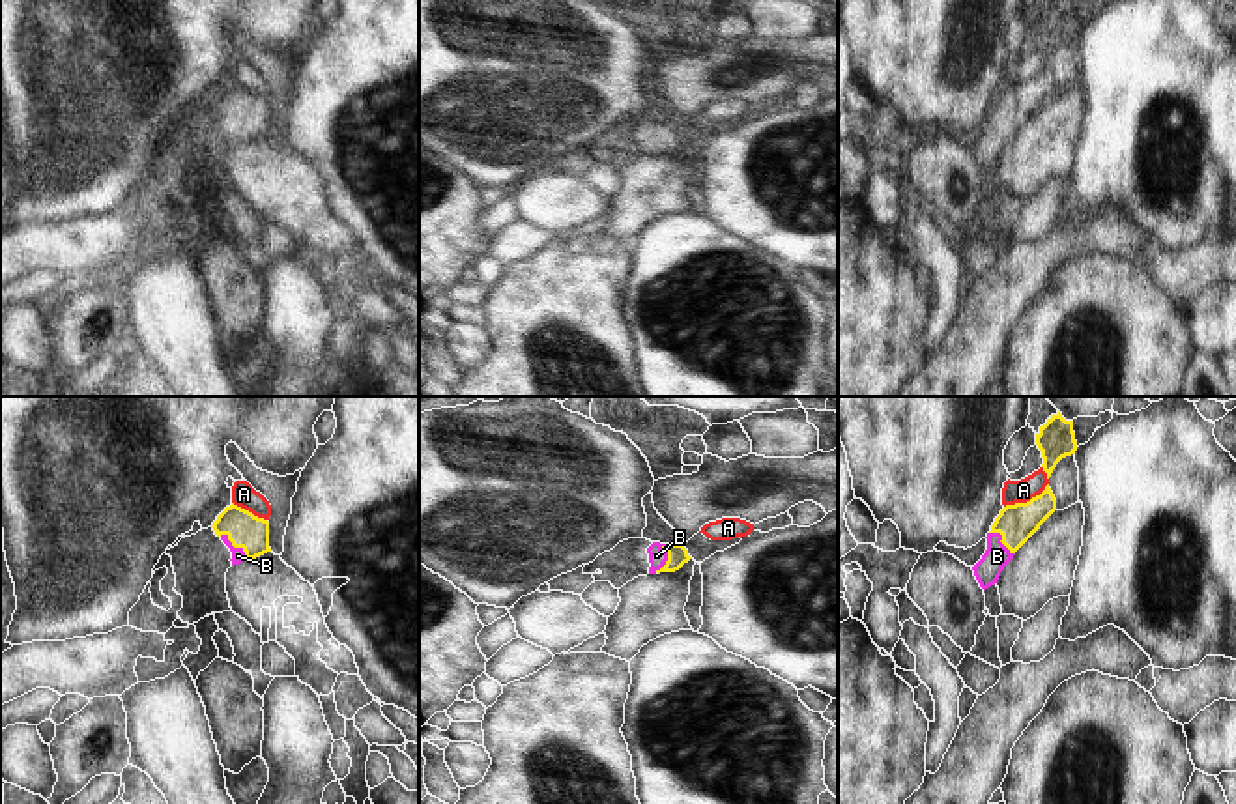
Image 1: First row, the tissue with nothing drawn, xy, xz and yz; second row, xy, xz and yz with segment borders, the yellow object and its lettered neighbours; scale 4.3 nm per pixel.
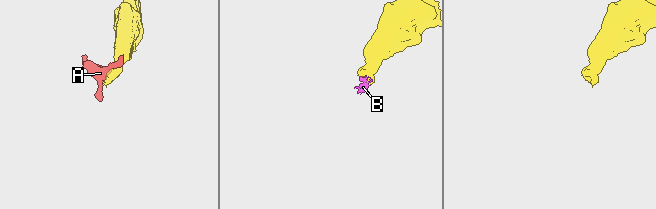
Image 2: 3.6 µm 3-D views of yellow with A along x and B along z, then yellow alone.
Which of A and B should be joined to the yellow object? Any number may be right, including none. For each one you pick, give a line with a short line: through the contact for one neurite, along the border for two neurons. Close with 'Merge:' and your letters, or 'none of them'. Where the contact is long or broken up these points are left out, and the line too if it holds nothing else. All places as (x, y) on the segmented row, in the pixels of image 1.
B: line xy (244, 530), (244, 537), (234, 546), (238, 556)
Merge: B

